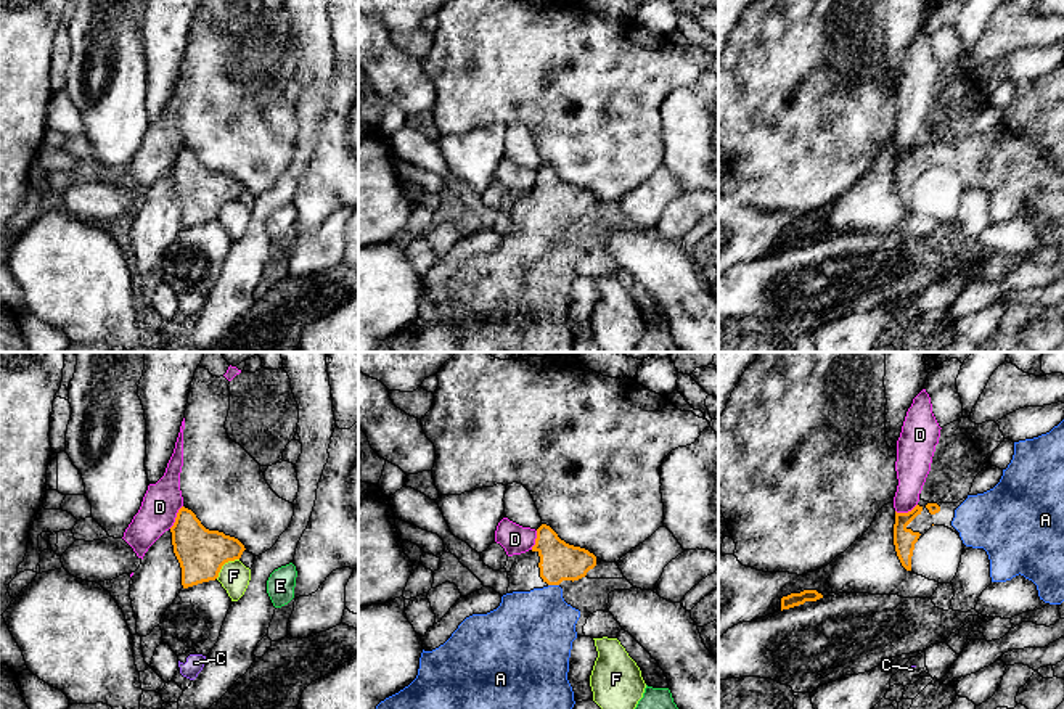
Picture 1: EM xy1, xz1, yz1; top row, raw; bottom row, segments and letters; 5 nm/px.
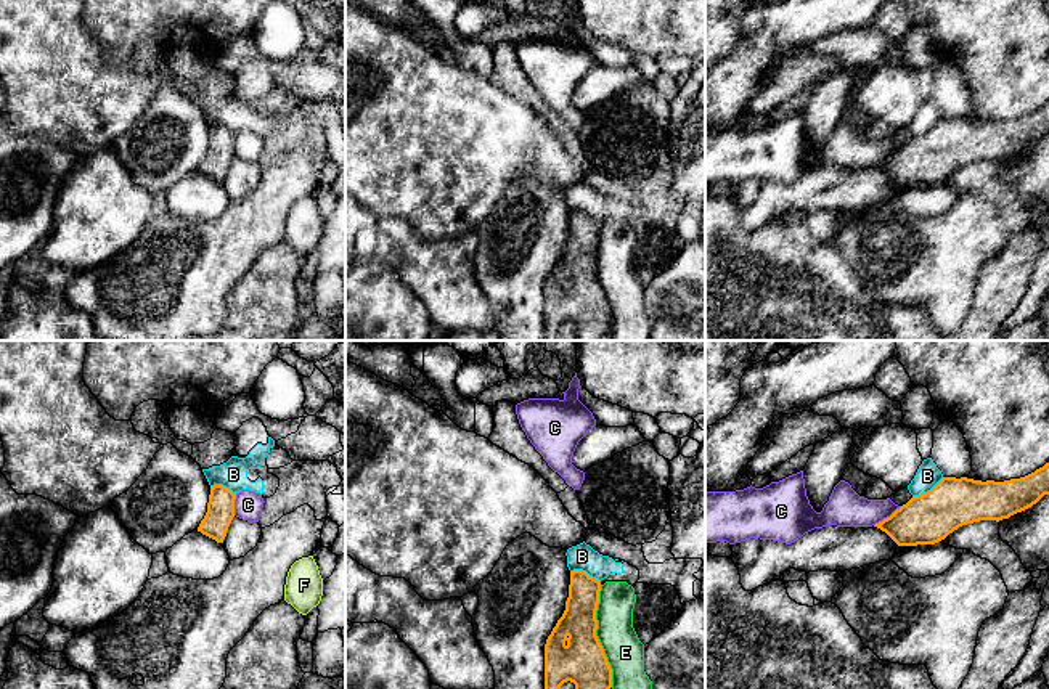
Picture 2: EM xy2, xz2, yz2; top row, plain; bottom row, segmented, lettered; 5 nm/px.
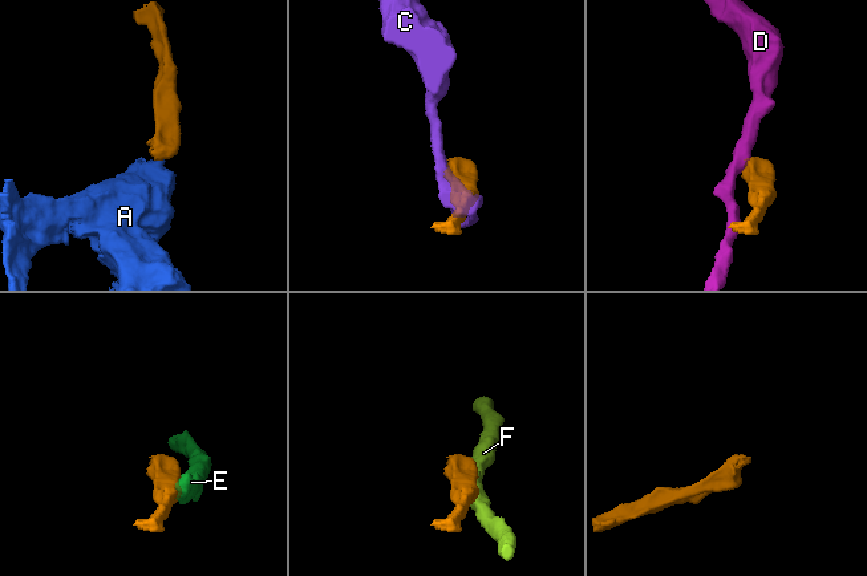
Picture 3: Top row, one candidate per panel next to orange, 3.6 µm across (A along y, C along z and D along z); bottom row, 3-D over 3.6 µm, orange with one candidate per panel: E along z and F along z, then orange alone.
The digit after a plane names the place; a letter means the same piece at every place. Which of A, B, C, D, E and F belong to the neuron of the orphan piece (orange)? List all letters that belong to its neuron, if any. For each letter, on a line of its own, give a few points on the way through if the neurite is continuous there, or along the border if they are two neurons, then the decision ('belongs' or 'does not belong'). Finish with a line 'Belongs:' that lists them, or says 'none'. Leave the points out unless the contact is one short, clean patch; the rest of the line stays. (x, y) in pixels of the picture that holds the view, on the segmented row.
A: runs through xz1 (560, 561), (553, 569), (553, 584), (553, 594), (536, 629); belongs
B: border along yz2 (943, 477), (929, 490), (913, 497); does not belong
C: does not belong
D: border along xy1 (182, 505), (169, 528); does not belong
E: border along xz2 (600, 585), (596, 638), (611, 668), (612, 686); does not belong
F: does not belong
Belongs: A

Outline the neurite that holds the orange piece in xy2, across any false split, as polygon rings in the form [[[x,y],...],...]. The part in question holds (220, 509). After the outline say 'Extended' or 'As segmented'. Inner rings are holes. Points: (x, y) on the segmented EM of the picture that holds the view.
[[[223,485],[210,487],[207,512],[201,520],[198,532],[223,543],[228,527],[235,517],[236,493]]]. As segmented

